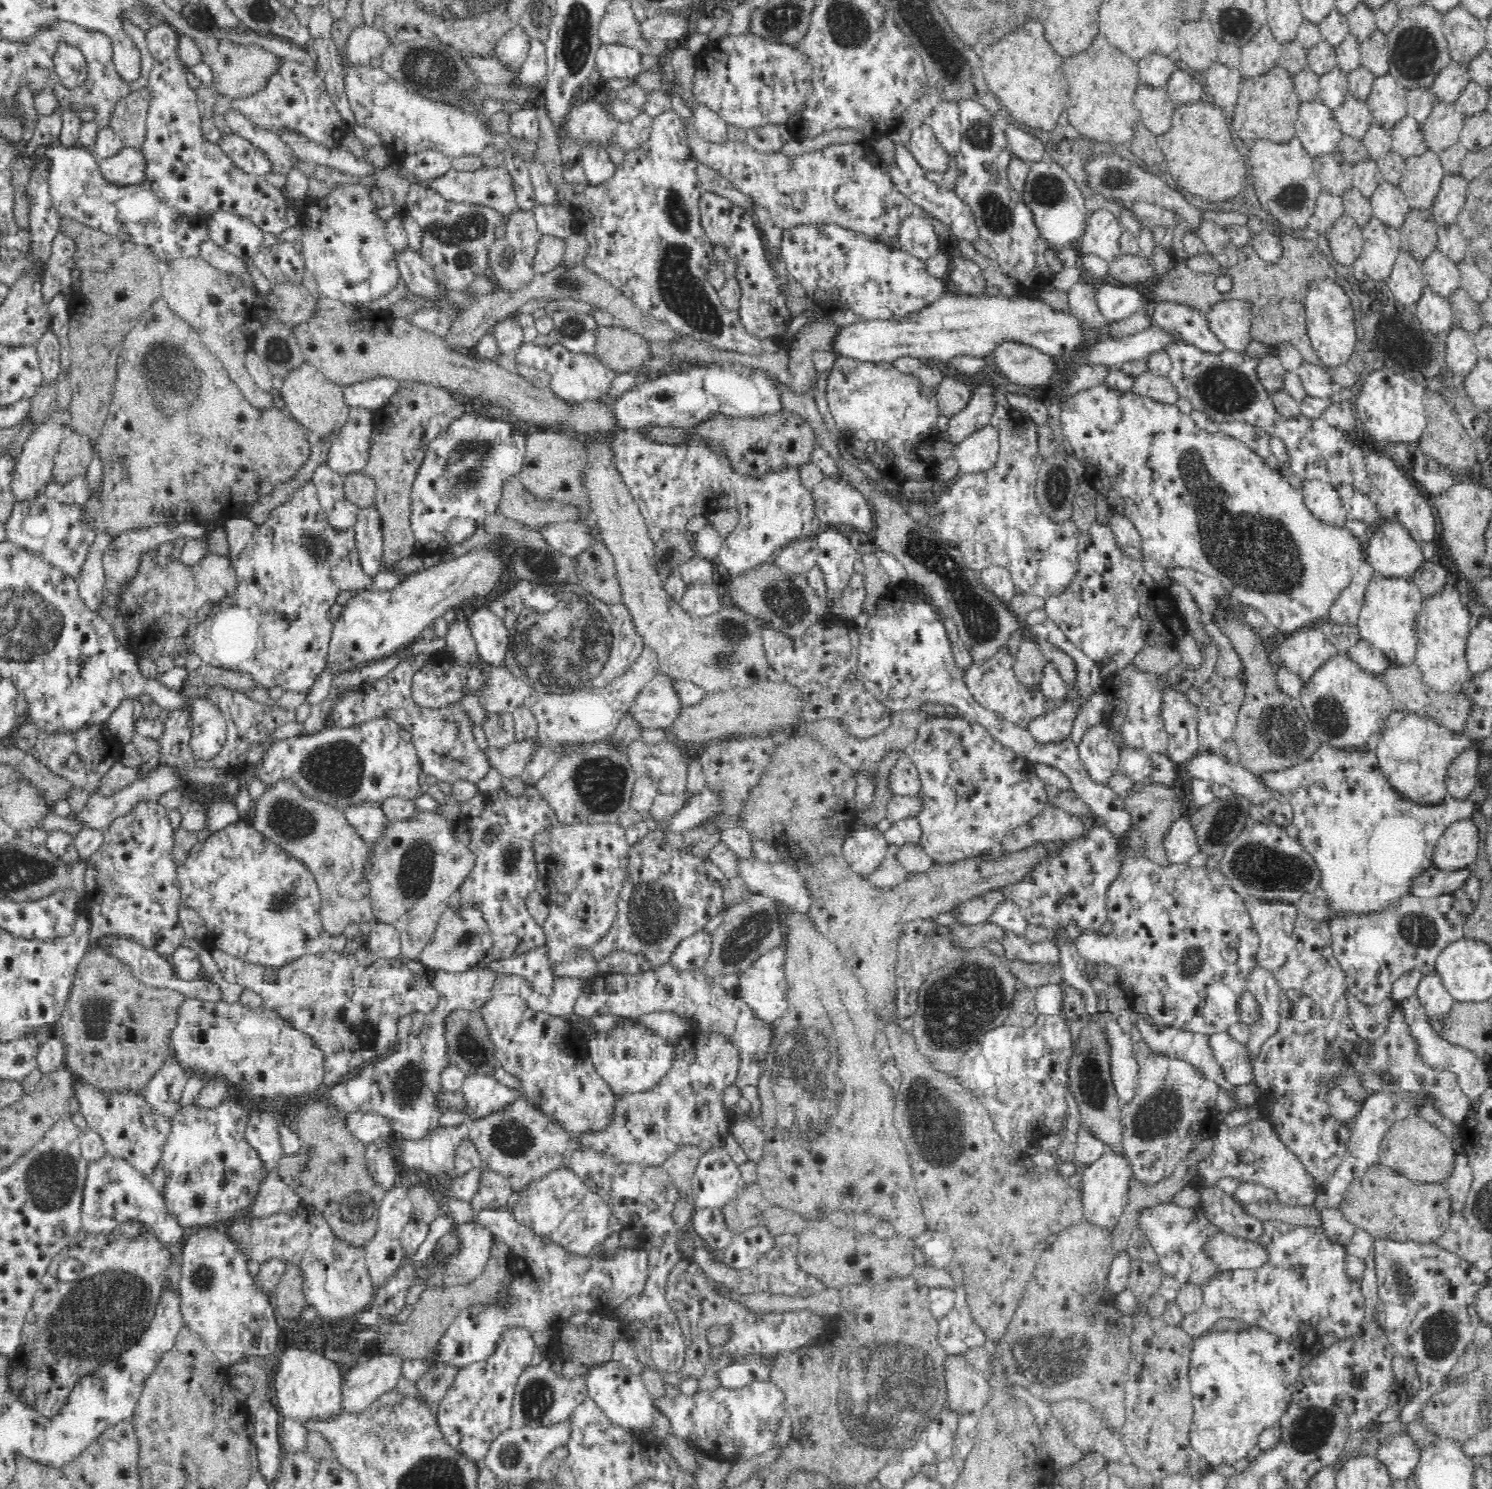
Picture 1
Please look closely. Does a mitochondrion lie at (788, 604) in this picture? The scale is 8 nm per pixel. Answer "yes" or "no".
yes

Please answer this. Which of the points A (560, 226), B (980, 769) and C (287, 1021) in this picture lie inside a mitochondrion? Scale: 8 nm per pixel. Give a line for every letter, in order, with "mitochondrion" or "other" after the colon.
A: other
B: mitochondrion
C: other

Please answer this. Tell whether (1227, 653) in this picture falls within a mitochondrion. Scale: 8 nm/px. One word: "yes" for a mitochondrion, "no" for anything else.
no

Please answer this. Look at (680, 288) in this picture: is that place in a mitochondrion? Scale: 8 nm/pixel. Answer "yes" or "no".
yes

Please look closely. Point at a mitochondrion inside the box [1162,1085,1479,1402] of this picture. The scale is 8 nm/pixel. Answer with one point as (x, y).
(1441, 1337)

